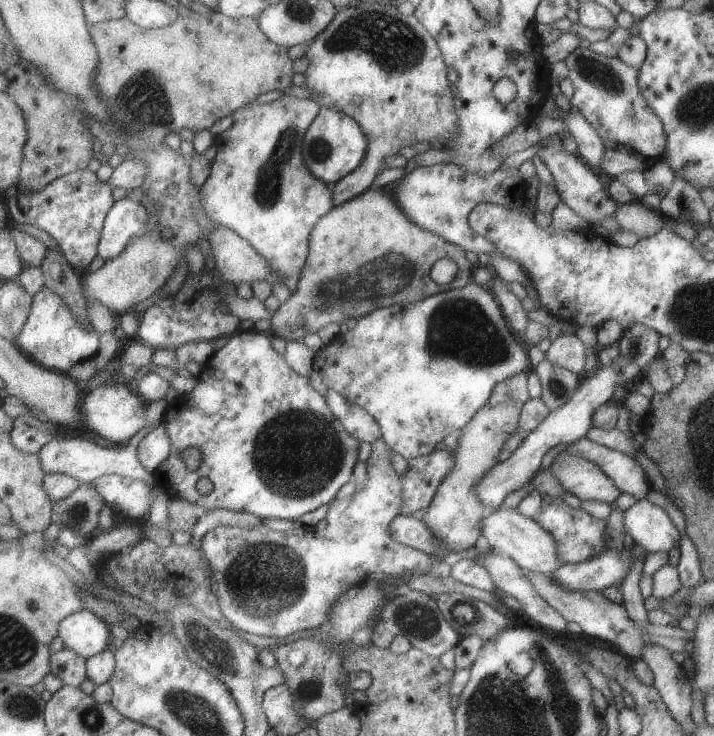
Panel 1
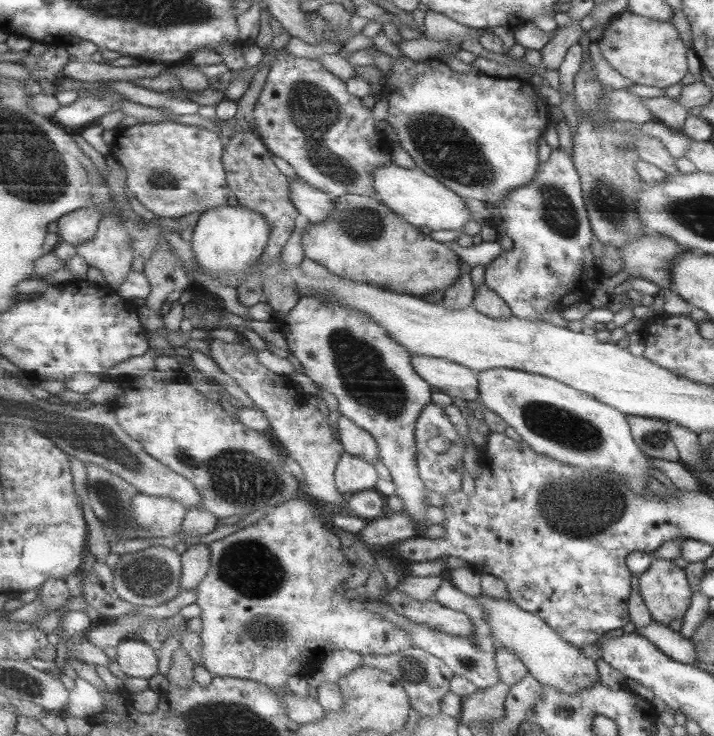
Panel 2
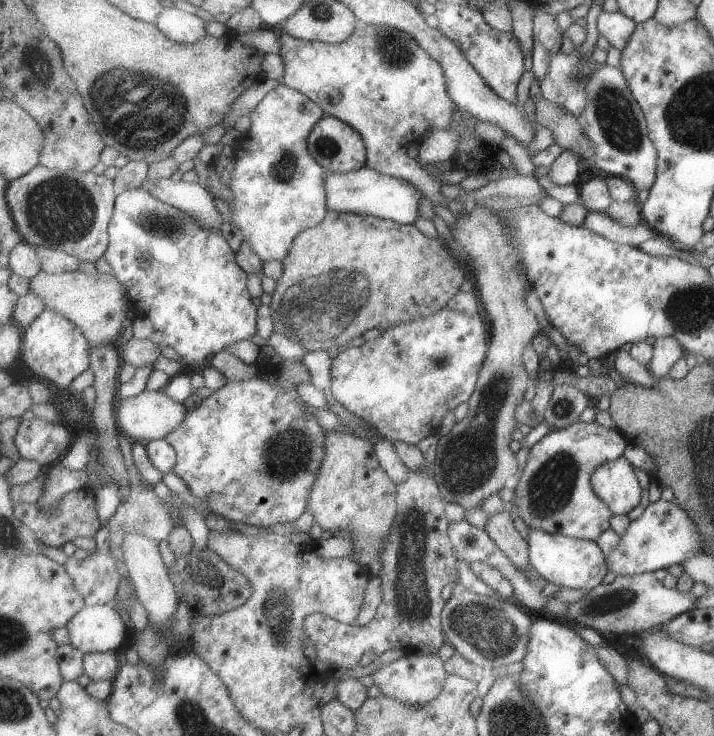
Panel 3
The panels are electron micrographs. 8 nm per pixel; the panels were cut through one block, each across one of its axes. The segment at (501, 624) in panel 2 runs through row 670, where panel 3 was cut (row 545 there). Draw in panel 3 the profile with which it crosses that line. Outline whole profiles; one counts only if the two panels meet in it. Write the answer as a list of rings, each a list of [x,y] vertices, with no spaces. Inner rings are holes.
[[[529,529],[529,563],[546,581],[575,590],[592,589],[609,578],[606,558],[595,541],[549,534],[541,529]]]

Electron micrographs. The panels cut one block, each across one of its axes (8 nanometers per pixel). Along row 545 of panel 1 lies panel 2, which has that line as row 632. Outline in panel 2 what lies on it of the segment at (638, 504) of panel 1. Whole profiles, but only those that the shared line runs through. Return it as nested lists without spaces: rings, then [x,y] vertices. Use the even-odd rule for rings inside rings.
[[[651,620],[644,628],[638,628],[636,631],[671,660],[686,665],[694,665],[697,661],[696,649],[690,639],[681,636],[677,631],[670,630],[668,626]]]

